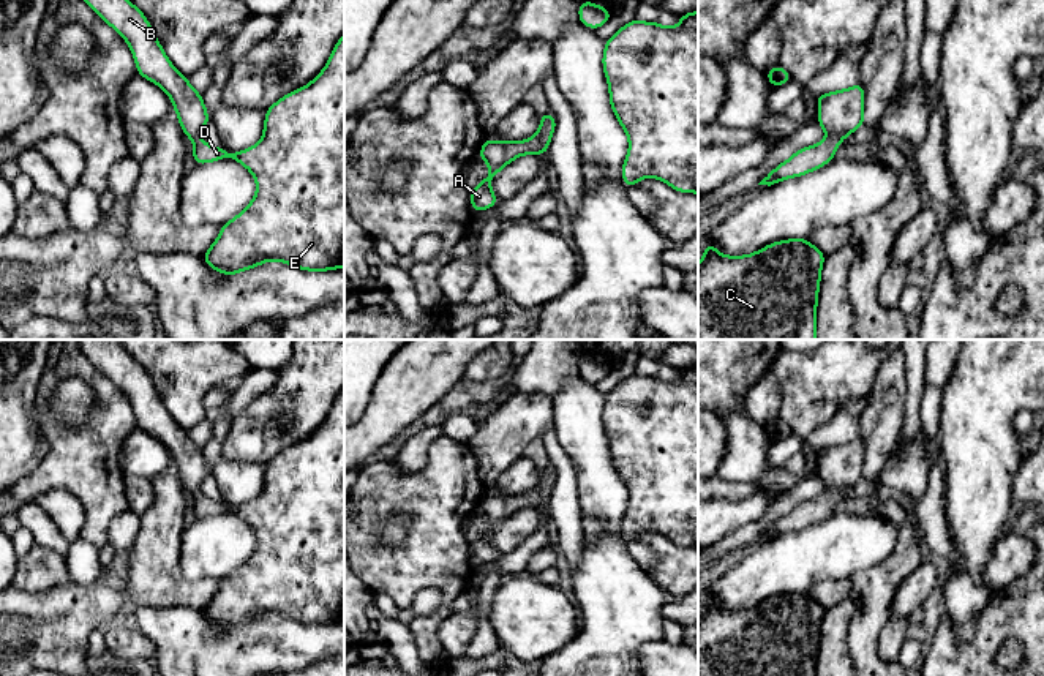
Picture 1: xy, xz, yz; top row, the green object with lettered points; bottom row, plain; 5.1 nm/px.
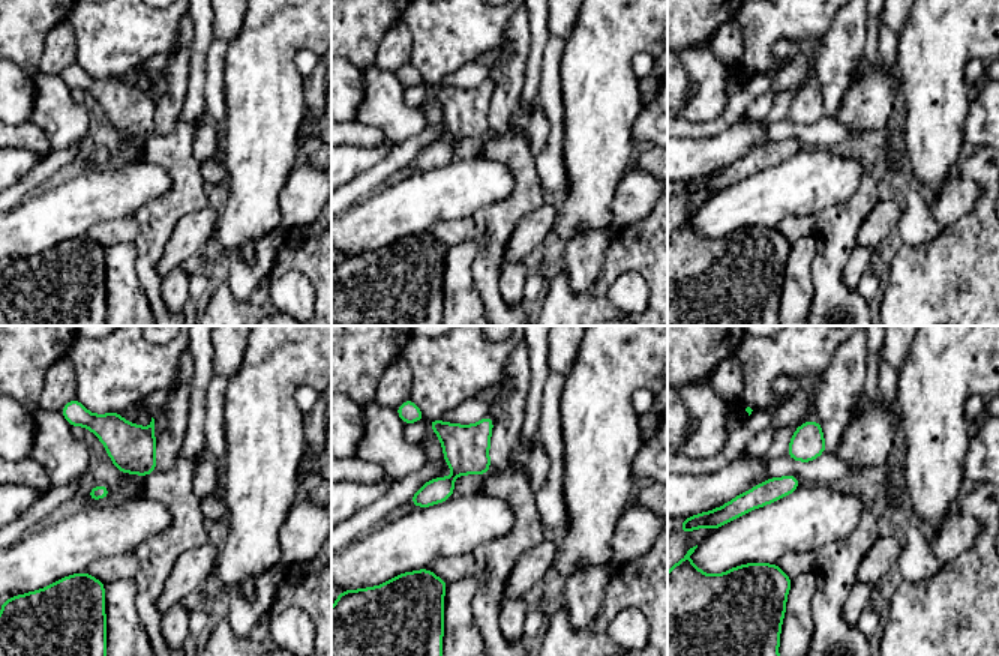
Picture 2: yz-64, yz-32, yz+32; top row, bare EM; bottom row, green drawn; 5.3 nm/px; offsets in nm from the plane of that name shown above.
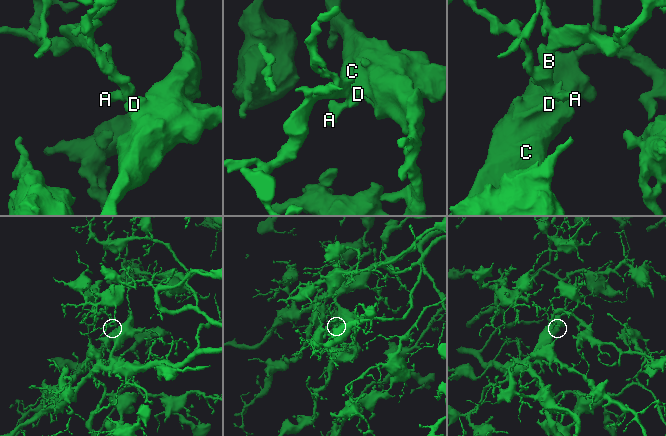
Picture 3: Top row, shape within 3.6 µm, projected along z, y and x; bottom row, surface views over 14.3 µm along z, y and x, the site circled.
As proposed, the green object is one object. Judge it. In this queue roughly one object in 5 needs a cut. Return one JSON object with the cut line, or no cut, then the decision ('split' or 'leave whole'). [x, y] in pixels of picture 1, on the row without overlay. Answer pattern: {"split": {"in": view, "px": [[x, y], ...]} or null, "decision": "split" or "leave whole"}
{"split": null, "decision": "leave whole"}

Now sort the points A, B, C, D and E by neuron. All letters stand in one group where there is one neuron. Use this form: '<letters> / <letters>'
A B C D E

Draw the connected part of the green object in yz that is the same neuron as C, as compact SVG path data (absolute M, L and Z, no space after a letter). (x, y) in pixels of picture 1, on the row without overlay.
M809 594L774 595L745 610L725 610L711 597L703 603L698 618L698 676L817 676L826 608Z

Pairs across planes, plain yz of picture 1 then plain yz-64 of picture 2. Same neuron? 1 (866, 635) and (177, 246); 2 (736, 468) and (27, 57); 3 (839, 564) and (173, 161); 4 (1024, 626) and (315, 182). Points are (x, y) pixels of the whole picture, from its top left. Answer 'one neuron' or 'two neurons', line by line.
1: two neurons
2: two neurons
3: two neurons
4: two neurons

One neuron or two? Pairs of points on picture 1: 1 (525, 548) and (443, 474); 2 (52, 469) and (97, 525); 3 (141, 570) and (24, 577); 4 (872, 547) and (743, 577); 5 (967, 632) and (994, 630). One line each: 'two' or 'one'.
1: two
2: one
3: two
4: one
5: two

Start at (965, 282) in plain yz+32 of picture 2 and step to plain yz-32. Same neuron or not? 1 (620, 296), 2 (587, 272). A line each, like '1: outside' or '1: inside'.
1: outside
2: outside

